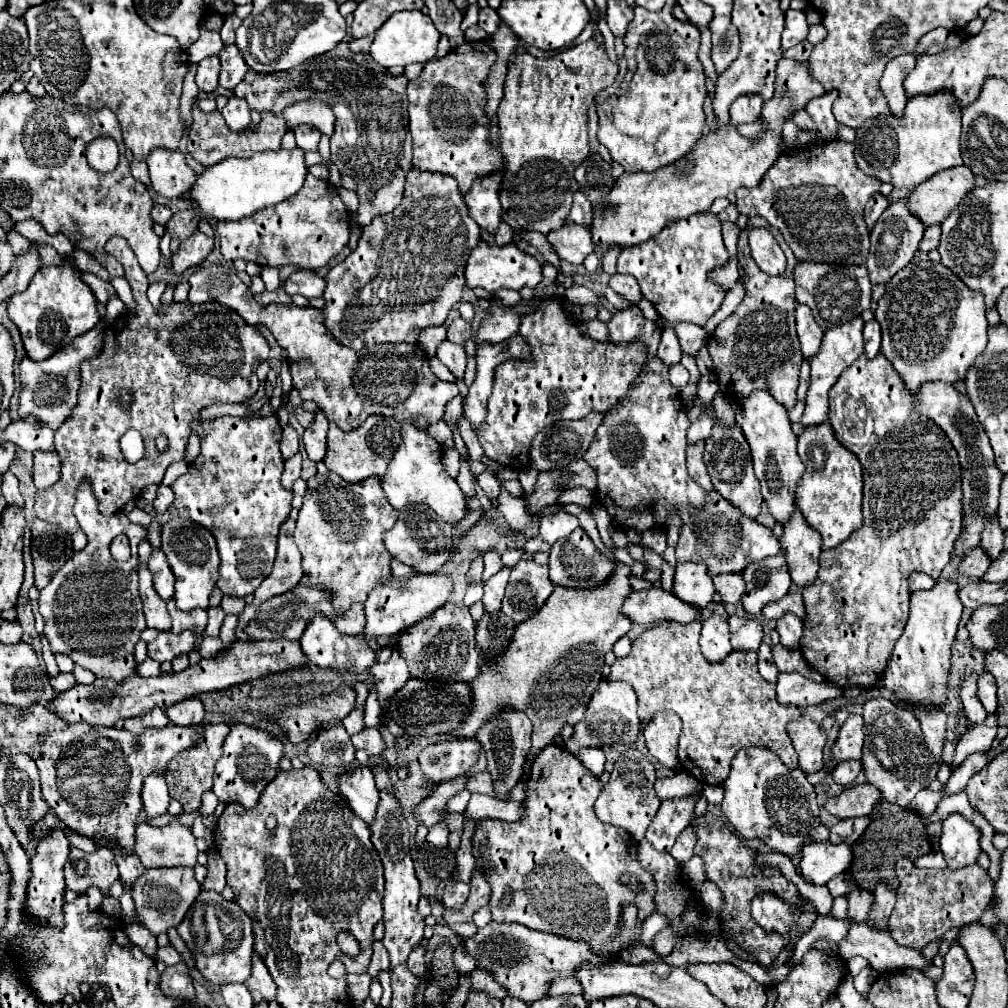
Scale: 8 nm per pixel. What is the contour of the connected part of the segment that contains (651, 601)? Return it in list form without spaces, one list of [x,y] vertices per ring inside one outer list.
[[[650,588],[650,590],[632,590],[632,596],[624,600],[622,608],[624,616],[628,616],[630,622],[640,626],[650,626],[662,620],[672,620],[680,624],[688,624],[698,620],[700,610],[676,600],[672,592],[664,592],[662,588]]]

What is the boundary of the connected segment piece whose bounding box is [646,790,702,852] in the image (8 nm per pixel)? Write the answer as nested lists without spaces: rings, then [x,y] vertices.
[[[702,790],[696,792],[696,796],[676,798],[676,800],[664,800],[658,808],[656,818],[646,830],[646,840],[660,852],[670,852],[674,846],[678,834],[690,824],[694,816],[694,806],[698,798],[702,796]]]

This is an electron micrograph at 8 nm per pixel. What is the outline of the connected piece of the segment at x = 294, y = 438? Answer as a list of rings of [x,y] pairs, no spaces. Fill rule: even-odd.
[[[286,426],[284,432],[282,432],[282,440],[280,440],[282,458],[288,460],[294,454],[298,454],[298,450],[300,450],[300,438],[298,438],[298,434],[296,434],[296,430],[292,426]]]

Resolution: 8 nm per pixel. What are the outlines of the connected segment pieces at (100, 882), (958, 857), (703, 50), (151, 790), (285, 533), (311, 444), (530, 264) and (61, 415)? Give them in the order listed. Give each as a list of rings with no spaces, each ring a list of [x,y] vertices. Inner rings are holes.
[[[72,848],[72,856],[64,866],[66,886],[72,892],[86,892],[88,886],[97,886],[108,892],[110,884],[120,878],[114,862],[114,852],[110,848],[100,848],[94,854],[86,854],[80,848]]]
[[[952,814],[942,824],[940,850],[948,862],[948,868],[964,868],[976,864],[982,848],[980,848],[980,830],[960,814]]]
[[[697,27],[700,30],[700,34],[702,34],[702,44],[700,44],[700,52],[698,52],[698,58],[700,58],[700,62],[702,62],[702,66],[704,66],[704,70],[706,70],[706,76],[708,78],[712,78],[712,82],[716,82],[716,74],[714,74],[714,64],[712,64],[711,60],[711,32],[708,28]]]
[[[164,774],[144,778],[142,804],[144,804],[146,816],[154,818],[154,816],[166,814],[168,802],[170,802],[170,794],[168,794],[168,786],[166,786],[166,780],[164,780]]]
[[[286,520],[280,526],[280,534],[278,534],[278,556],[274,562],[274,568],[270,572],[270,576],[254,590],[254,602],[250,606],[244,608],[244,612],[238,616],[238,626],[236,626],[236,640],[238,642],[246,642],[250,640],[250,636],[244,632],[244,628],[250,624],[250,620],[254,620],[256,616],[256,608],[278,594],[284,594],[288,590],[292,590],[294,586],[298,586],[300,578],[302,578],[302,558],[300,558],[300,550],[296,548],[296,542],[292,538],[294,534],[294,520]]]
[[[316,410],[316,422],[306,428],[302,442],[306,448],[306,454],[312,462],[322,462],[326,456],[326,432],[328,432],[328,420],[324,420],[326,416]]]
[[[480,242],[466,264],[466,284],[468,288],[484,288],[490,294],[496,294],[502,288],[510,288],[510,290],[522,290],[522,288],[536,288],[542,280],[542,266],[540,262],[530,256],[528,252],[520,250],[514,242],[506,244],[506,246],[496,246],[496,244],[488,244],[488,242]]]
[[[100,323],[92,332],[72,340],[72,344],[64,346],[60,352],[50,356],[48,360],[34,362],[30,358],[22,358],[20,362],[20,406],[18,416],[34,416],[42,424],[48,424],[52,430],[60,428],[68,416],[72,416],[72,408],[78,404],[78,388],[80,388],[80,364],[94,358],[100,352],[104,338],[104,324]]]

